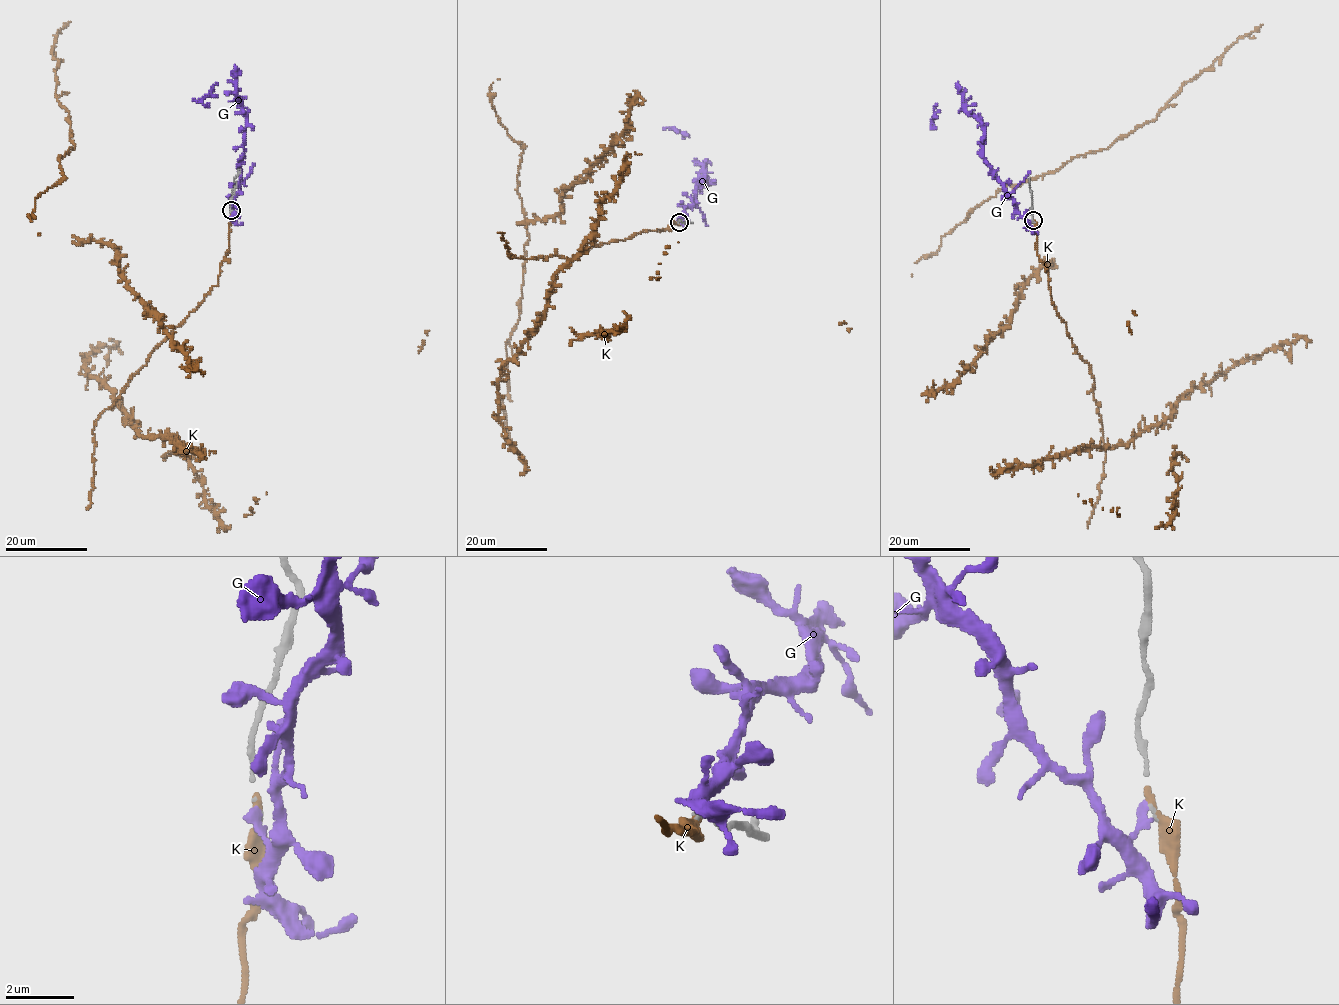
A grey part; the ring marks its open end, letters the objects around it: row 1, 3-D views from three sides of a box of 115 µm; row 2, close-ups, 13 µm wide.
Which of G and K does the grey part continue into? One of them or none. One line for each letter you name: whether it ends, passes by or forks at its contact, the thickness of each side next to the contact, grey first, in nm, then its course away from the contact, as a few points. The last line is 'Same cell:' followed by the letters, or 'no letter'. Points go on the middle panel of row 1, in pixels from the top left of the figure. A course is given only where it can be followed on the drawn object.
K: it ends there; 70 nm thick on the grey side, 320 nm on the other
Same cell: K

